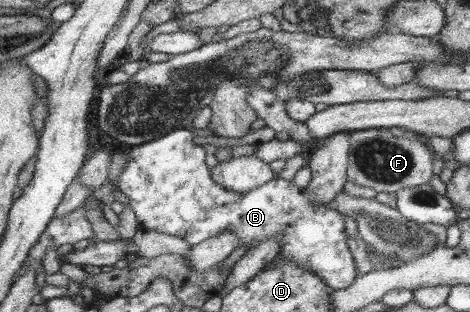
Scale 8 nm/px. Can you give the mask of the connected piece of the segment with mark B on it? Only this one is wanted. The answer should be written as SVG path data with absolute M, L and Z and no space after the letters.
M176 129L154 141L128 149L128 159L118 177L117 185L118 189L128 196L127 204L136 214L141 227L180 237L191 247L219 233L229 231L238 238L238 245L248 250L257 247L272 235L281 233L279 235L281 250L271 261L271 265L277 265L283 259L298 263L304 269L321 277L332 290L346 289L354 283L360 273L358 266L354 265L355 259L352 259L353 253L350 253L346 221L339 210L322 202L314 203L304 187L301 188L293 181L281 178L269 181L268 184L261 185L252 192L228 191L211 177L211 169L208 169L205 163L205 148L194 143L193 136L189 129Z

